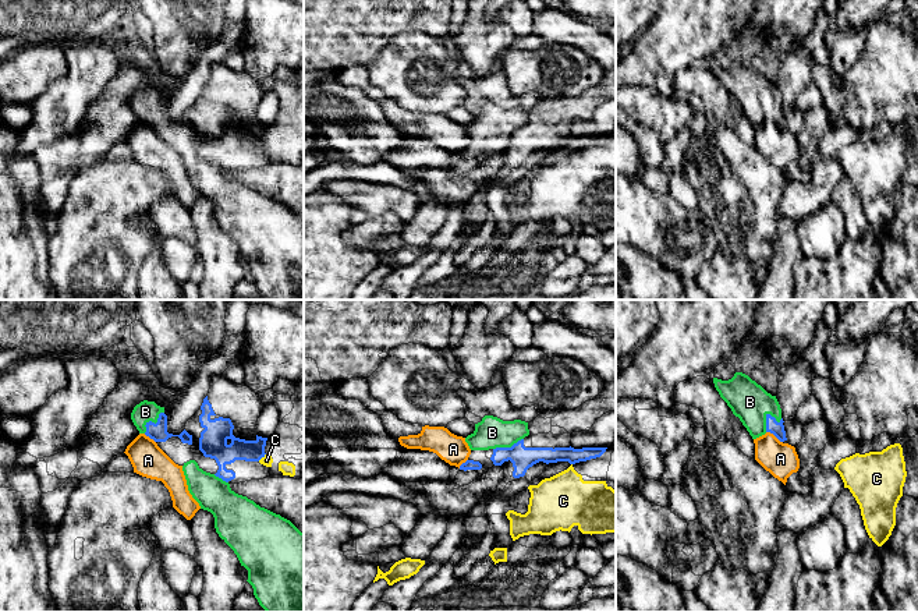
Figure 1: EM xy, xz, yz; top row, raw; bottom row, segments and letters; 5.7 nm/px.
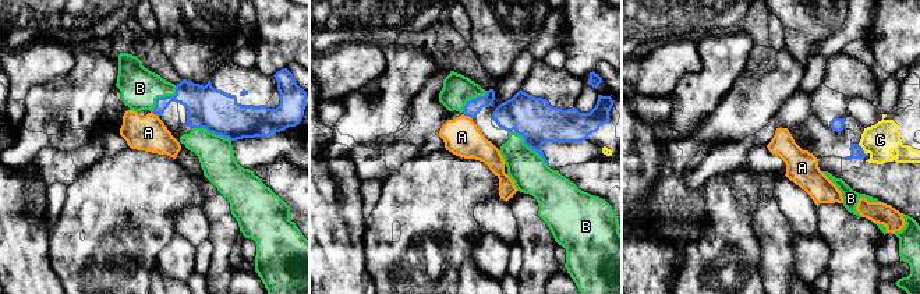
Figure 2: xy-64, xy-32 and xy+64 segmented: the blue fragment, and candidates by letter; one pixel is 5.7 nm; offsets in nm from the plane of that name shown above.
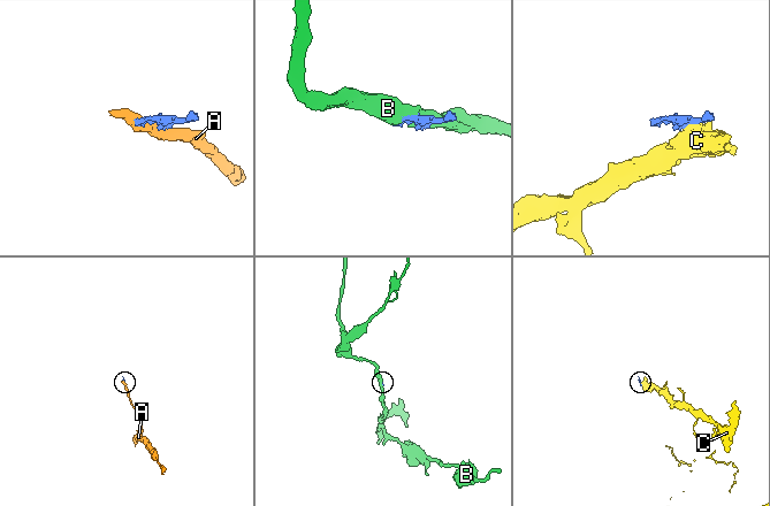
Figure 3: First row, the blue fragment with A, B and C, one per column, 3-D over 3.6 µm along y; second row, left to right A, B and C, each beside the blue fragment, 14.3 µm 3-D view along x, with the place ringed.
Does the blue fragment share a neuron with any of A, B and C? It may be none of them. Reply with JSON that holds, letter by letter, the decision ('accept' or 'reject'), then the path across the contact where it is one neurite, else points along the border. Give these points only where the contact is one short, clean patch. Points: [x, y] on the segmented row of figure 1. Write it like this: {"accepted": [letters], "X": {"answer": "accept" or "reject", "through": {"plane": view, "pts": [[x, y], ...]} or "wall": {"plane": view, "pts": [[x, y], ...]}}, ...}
{"accepted": [], "A": {"answer": "reject", "wall": {"plane": "yz", "pts": [[766, 431], [772, 432], [782, 442]]}}, "B": {"answer": "reject"}, "C": {"answer": "reject", "wall": {"plane": "xy", "pts": [[265, 453], [258, 460]]}}}

